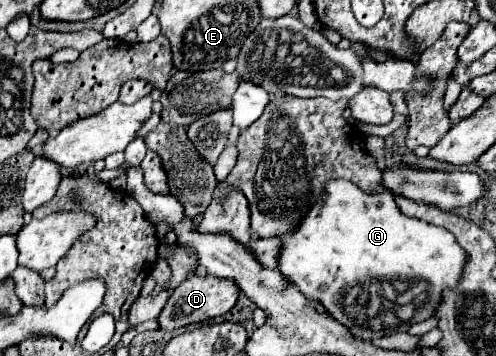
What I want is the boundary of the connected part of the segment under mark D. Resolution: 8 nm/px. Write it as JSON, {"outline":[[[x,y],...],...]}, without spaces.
{"outline":[[[210,274],[190,276],[180,286],[176,286],[172,290],[170,300],[166,302],[164,310],[158,316],[160,328],[170,332],[170,330],[180,328],[180,326],[188,326],[188,324],[194,324],[194,322],[202,322],[202,320],[208,320],[208,318],[222,316],[222,314],[226,314],[228,310],[234,308],[236,300],[238,300],[238,294],[240,294],[240,288],[232,280],[216,278],[216,276],[210,276]]]}

